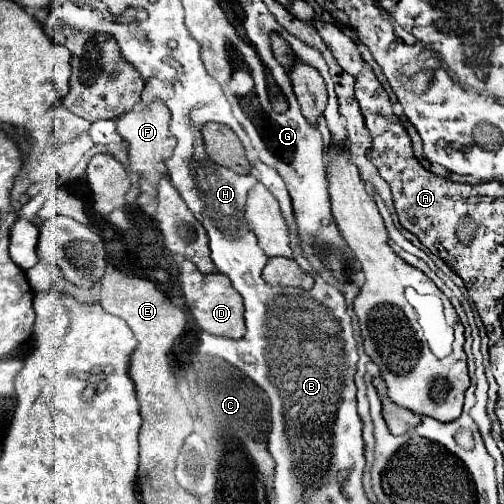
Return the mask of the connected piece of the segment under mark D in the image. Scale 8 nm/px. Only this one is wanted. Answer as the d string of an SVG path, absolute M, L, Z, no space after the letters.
M184 260L182 268L180 268L180 284L182 284L184 298L186 298L186 306L202 330L206 330L214 336L226 336L226 338L234 338L234 340L244 336L246 326L244 326L242 296L232 288L232 282L224 274L220 274L220 272L202 274L194 266L194 262Z

